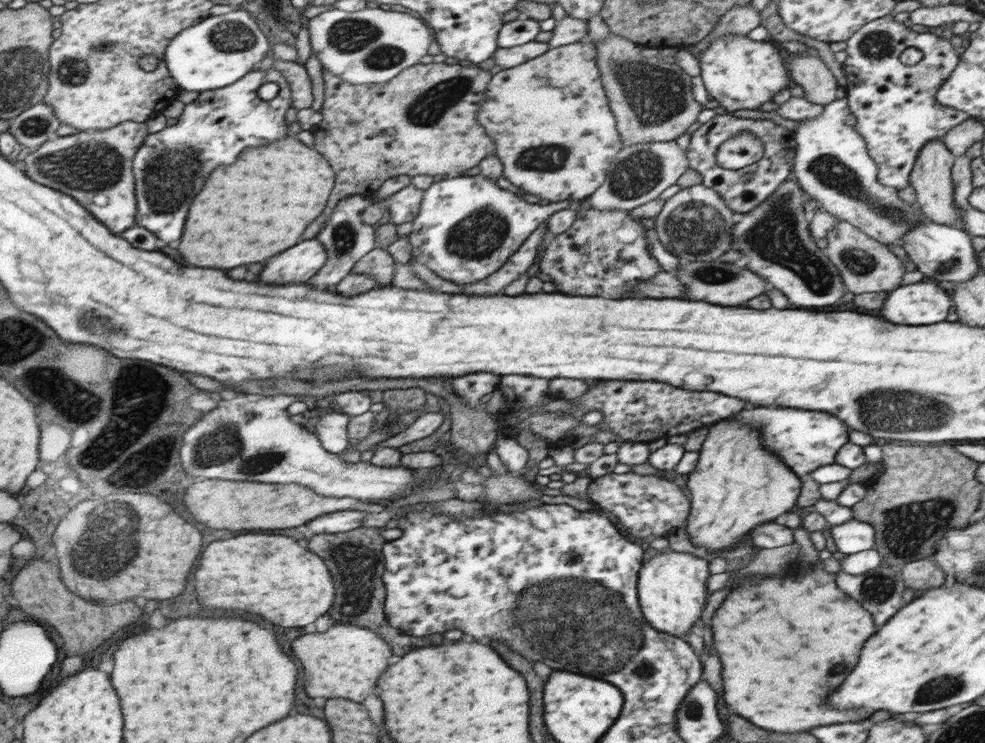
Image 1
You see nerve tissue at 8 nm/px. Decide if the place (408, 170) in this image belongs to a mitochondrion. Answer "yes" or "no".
no

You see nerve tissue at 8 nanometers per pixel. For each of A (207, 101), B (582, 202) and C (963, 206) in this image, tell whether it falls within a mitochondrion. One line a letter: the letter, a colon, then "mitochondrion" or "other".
A: other
B: other
C: other

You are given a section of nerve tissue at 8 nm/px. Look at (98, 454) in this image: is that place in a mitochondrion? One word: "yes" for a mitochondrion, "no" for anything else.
yes

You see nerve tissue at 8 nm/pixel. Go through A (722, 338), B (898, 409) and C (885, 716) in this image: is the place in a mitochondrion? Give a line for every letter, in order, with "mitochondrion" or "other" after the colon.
A: other
B: mitochondrion
C: other

